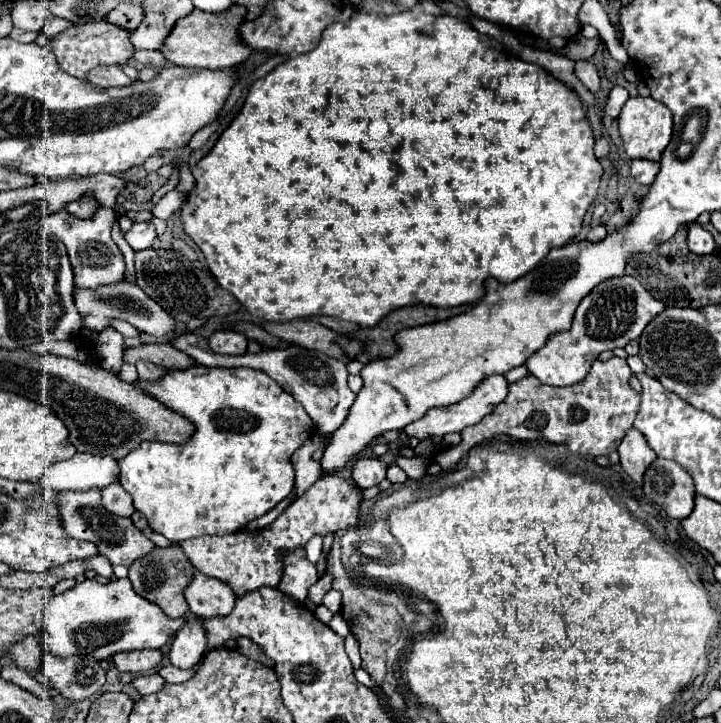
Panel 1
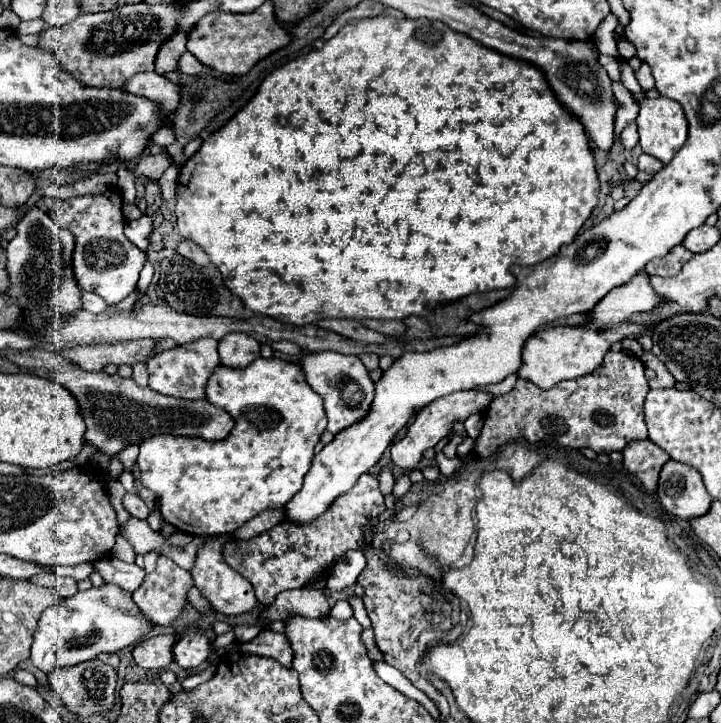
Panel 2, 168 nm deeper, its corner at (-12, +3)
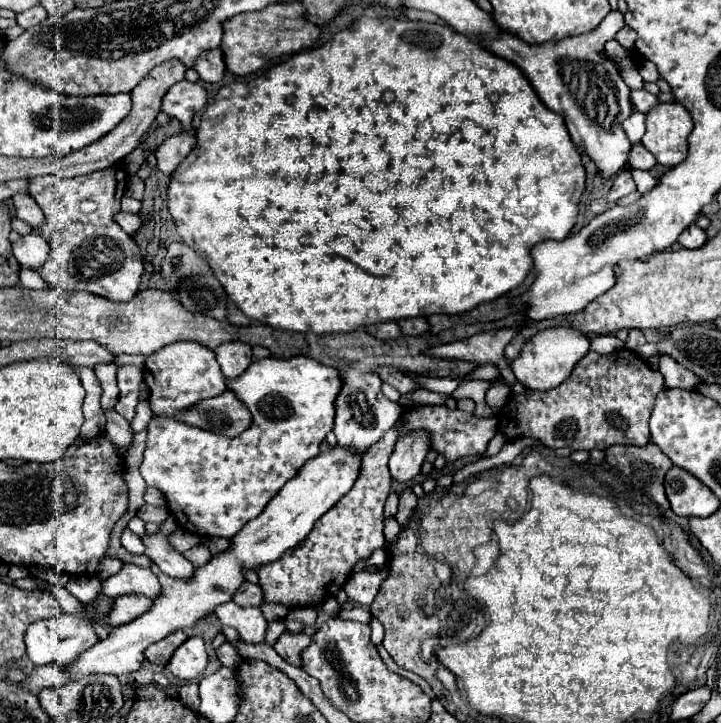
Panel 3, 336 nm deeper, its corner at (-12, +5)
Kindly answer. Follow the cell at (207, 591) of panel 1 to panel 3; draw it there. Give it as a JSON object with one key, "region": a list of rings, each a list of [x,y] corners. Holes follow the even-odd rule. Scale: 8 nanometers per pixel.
{"region":[[[244,581],[244,583],[240,585],[240,591],[234,593],[232,601],[234,601],[236,605],[240,605],[240,607],[256,607],[256,605],[262,603],[262,589],[260,589],[260,585],[256,585],[256,583]]]}

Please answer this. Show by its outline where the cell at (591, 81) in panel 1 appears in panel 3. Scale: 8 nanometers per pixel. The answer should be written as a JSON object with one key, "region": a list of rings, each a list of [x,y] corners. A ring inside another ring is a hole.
{"region":[[[638,89],[638,91],[632,91],[632,107],[636,113],[646,113],[650,107],[654,107],[658,103],[656,95],[644,91],[644,89]]]}

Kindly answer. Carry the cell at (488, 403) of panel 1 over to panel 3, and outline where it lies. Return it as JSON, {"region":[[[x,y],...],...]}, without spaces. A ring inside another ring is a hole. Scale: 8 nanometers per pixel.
{"region":[[[408,433],[408,437],[400,437],[390,457],[390,475],[398,481],[410,481],[420,473],[420,465],[428,451],[424,433]]]}

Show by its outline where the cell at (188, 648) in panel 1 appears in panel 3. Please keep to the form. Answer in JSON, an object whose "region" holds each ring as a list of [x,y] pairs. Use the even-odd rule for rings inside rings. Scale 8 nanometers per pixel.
{"region":[[[194,635],[194,637],[188,637],[174,651],[166,669],[172,671],[172,675],[182,681],[192,681],[204,671],[206,663],[208,663],[208,655],[206,655],[206,647],[204,647],[204,639]]]}

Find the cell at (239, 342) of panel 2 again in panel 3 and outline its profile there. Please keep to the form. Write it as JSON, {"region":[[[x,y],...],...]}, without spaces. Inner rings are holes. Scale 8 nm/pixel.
{"region":[[[244,341],[224,343],[220,345],[220,349],[214,349],[214,353],[226,379],[240,377],[246,371],[246,367],[252,363],[252,347]]]}

